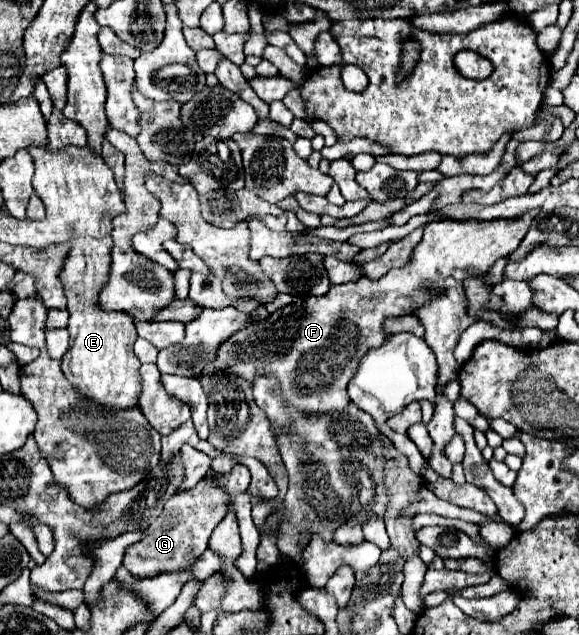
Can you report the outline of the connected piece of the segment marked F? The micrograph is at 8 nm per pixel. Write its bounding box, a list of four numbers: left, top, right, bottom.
[203,209,540,413]

